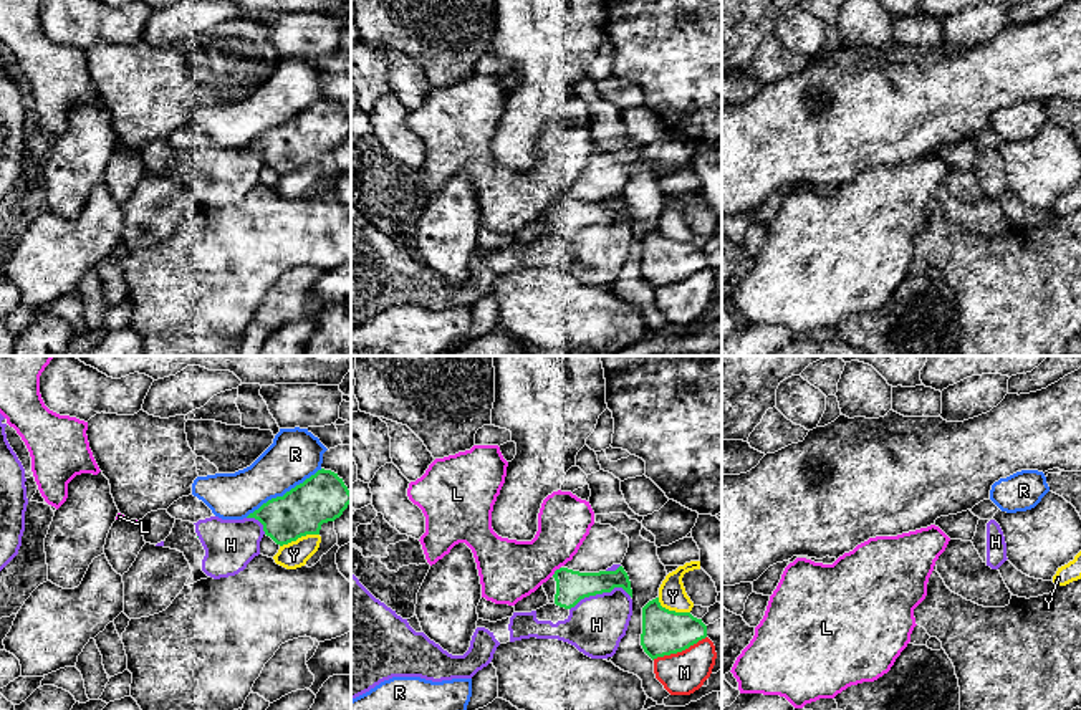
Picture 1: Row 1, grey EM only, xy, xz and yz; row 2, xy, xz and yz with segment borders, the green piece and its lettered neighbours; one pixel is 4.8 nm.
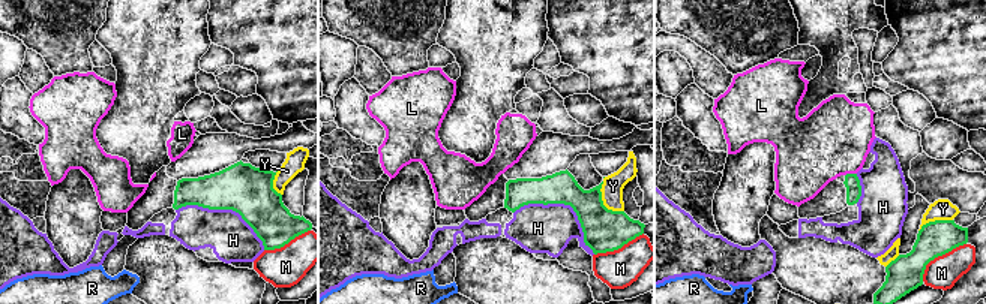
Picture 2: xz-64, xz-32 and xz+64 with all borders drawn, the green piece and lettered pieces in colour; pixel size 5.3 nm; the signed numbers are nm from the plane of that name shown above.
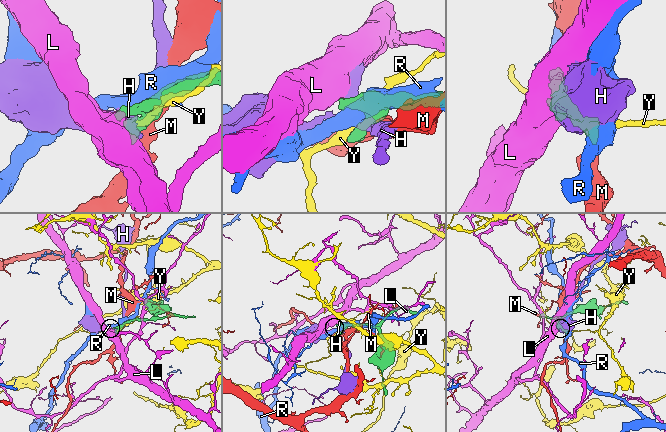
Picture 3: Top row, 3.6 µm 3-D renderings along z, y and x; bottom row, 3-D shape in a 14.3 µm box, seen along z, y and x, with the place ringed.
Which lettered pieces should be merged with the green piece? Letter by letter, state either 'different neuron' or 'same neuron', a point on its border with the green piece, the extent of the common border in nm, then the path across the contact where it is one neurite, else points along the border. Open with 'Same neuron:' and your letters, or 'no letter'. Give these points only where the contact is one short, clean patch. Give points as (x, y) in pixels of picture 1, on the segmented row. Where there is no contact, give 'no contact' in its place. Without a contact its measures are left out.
Same neuron: no letter
H: different neuron; contact xz (600, 593); length 320 nm
L: different neuron; contact xz (555, 571); length 60 nm
M: different neuron; contact xz (679, 651); length 280 nm
R: different neuron; contact xy (285, 494); length 440 nm
Y: different neuron; contact xy (298, 537); length 200 nm

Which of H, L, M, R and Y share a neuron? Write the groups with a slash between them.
H / L / M / R / Y

